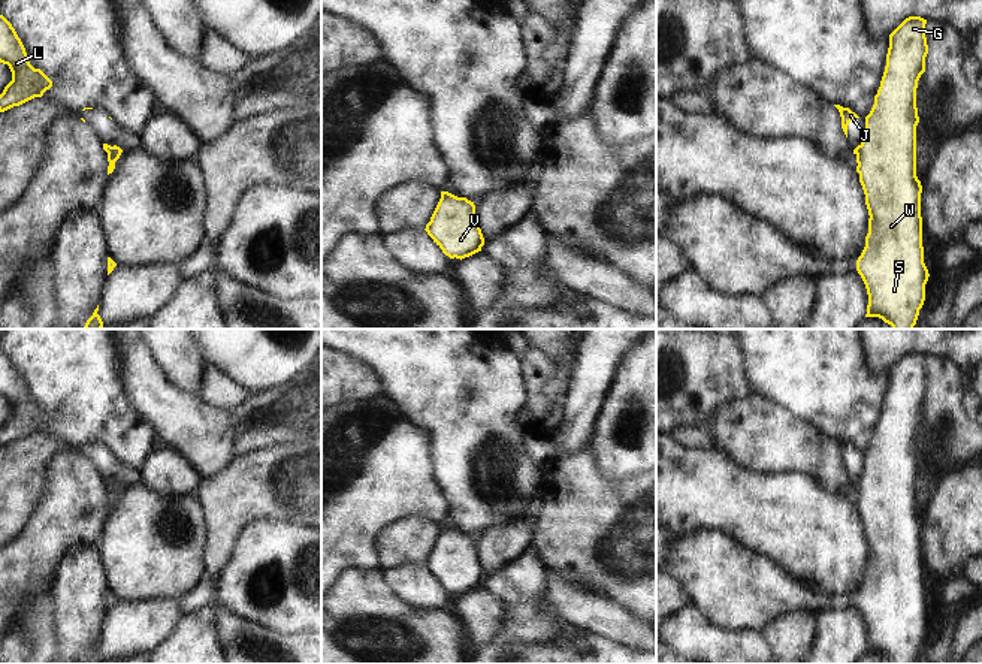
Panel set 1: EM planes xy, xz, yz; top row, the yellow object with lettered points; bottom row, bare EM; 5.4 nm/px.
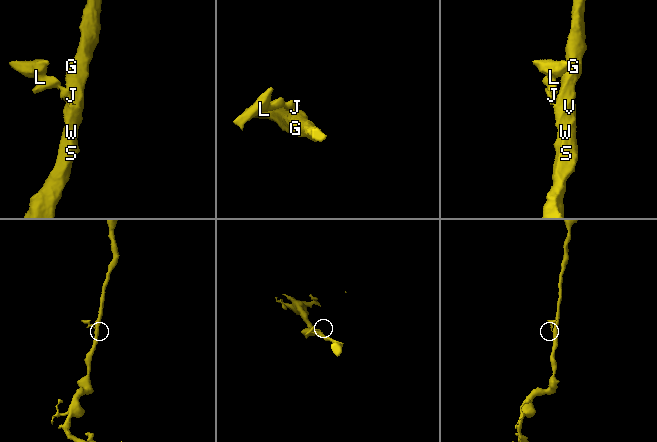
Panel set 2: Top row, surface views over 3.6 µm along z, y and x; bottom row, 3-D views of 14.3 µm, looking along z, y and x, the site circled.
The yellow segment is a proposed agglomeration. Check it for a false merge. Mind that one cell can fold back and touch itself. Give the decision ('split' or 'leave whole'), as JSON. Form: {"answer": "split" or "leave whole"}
{"answer": "split"}

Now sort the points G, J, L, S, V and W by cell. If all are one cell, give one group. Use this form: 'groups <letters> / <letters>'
groups G S V W / J L

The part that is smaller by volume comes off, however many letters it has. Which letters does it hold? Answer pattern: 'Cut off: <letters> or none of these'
Cut off: J, L

